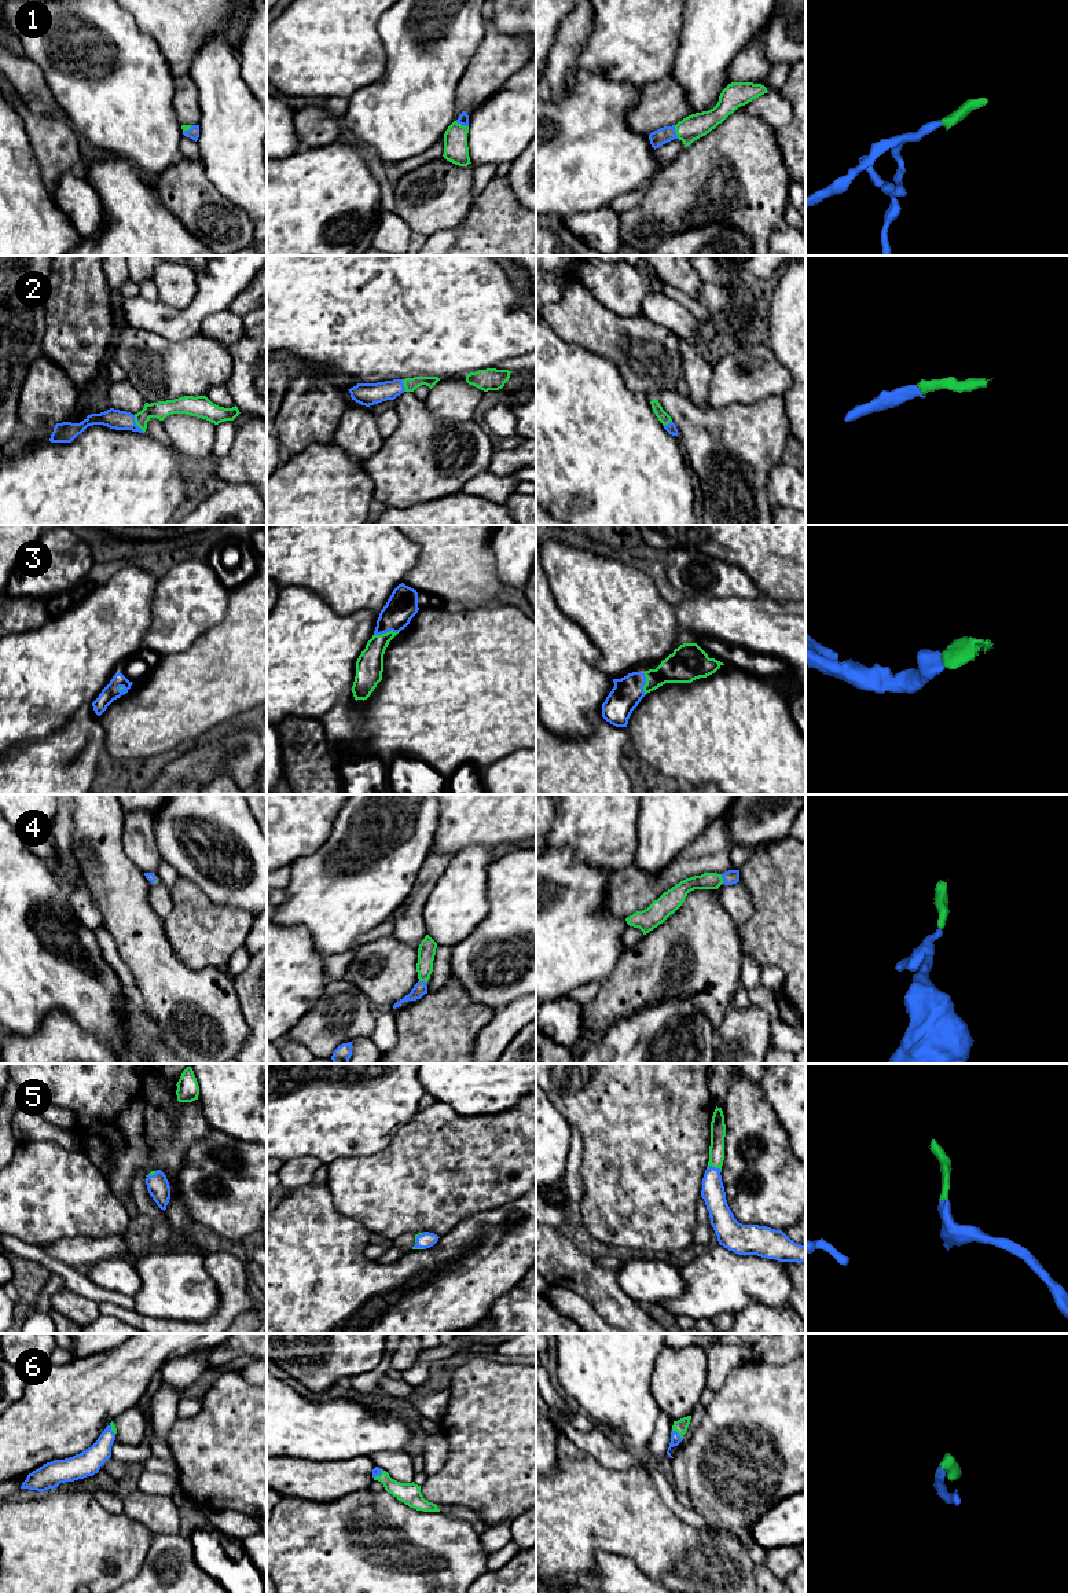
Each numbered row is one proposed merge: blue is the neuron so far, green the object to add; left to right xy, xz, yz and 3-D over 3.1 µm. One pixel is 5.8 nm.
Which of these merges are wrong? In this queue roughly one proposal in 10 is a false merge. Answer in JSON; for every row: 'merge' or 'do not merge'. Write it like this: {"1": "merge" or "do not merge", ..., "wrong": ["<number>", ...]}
{"1": "merge", "2": "merge", "3": "merge", "4": "merge", "5": "merge", "6": "merge", "wrong": []}

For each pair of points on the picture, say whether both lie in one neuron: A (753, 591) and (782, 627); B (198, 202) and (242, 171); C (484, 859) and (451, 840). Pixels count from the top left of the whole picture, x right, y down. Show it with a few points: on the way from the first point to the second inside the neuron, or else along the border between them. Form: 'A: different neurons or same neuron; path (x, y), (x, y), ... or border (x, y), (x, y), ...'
A: different neurons; border (762, 594), (753, 598), (725, 595)
B: different neurons; border (201, 160), (208, 180), (241, 209)
C: different neurons; border (492, 847), (469, 845), (454, 856)

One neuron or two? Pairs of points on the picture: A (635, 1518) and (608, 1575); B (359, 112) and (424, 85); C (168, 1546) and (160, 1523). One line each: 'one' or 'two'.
A: two
B: one
C: two

